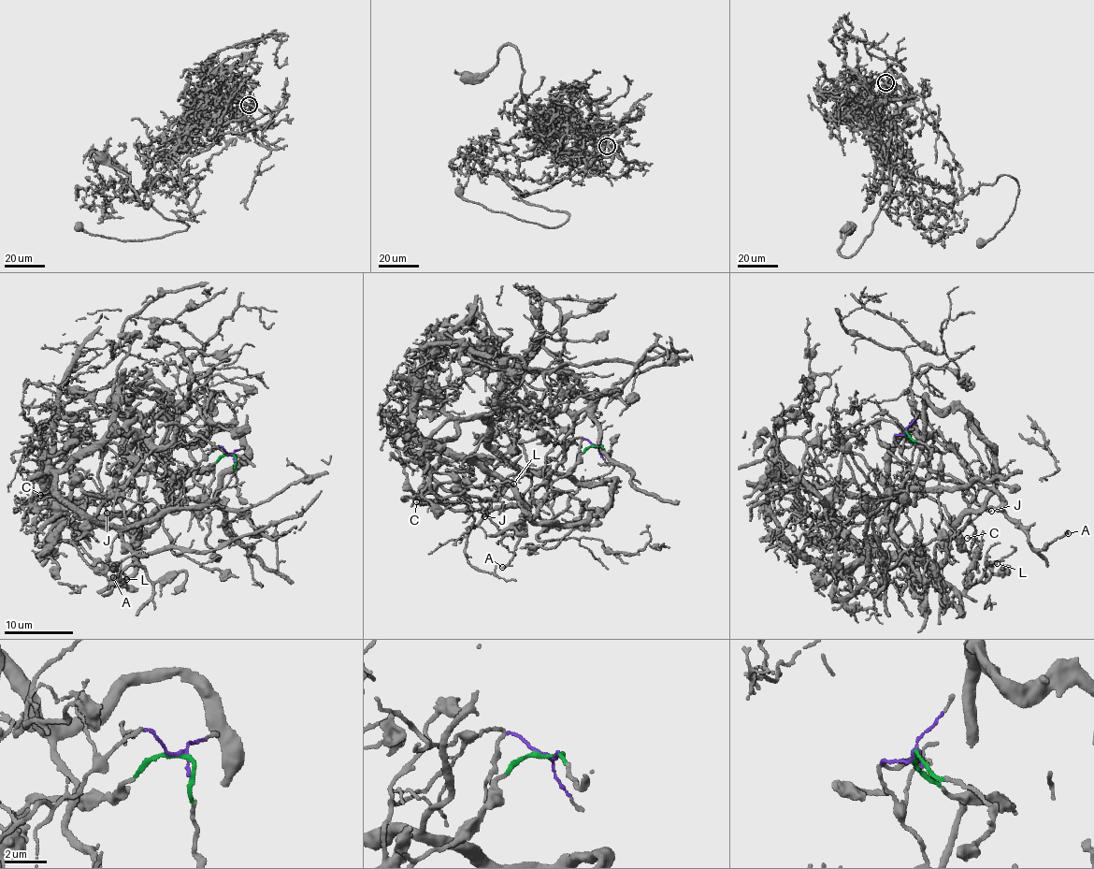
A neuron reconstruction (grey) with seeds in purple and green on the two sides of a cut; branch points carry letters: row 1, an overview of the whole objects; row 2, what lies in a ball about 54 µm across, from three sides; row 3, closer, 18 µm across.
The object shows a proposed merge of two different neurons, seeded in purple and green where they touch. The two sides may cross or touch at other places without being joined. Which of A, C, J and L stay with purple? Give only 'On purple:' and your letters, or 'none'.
On purple: C, J, L

